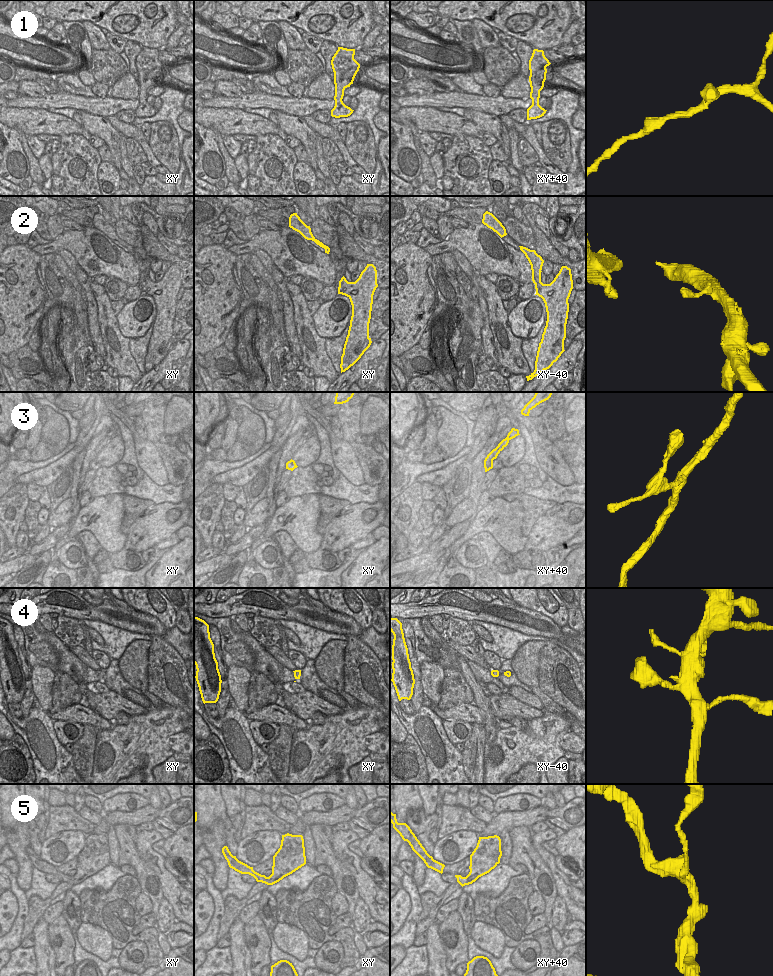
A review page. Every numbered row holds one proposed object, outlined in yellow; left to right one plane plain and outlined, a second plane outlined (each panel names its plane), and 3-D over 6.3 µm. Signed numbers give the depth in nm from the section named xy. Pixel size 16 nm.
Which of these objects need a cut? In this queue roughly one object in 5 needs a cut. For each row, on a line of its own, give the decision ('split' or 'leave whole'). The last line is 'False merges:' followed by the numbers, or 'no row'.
1: leave whole
2: leave whole
3: split
4: leave whole
5: leave whole
False merges: 3

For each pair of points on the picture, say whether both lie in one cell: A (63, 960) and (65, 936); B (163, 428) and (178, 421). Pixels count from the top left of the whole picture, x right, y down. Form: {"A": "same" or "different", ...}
{"A": "same", "B": "different"}

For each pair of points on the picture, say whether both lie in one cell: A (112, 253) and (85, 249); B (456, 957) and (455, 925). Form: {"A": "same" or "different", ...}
{"A": "same", "B": "same"}

